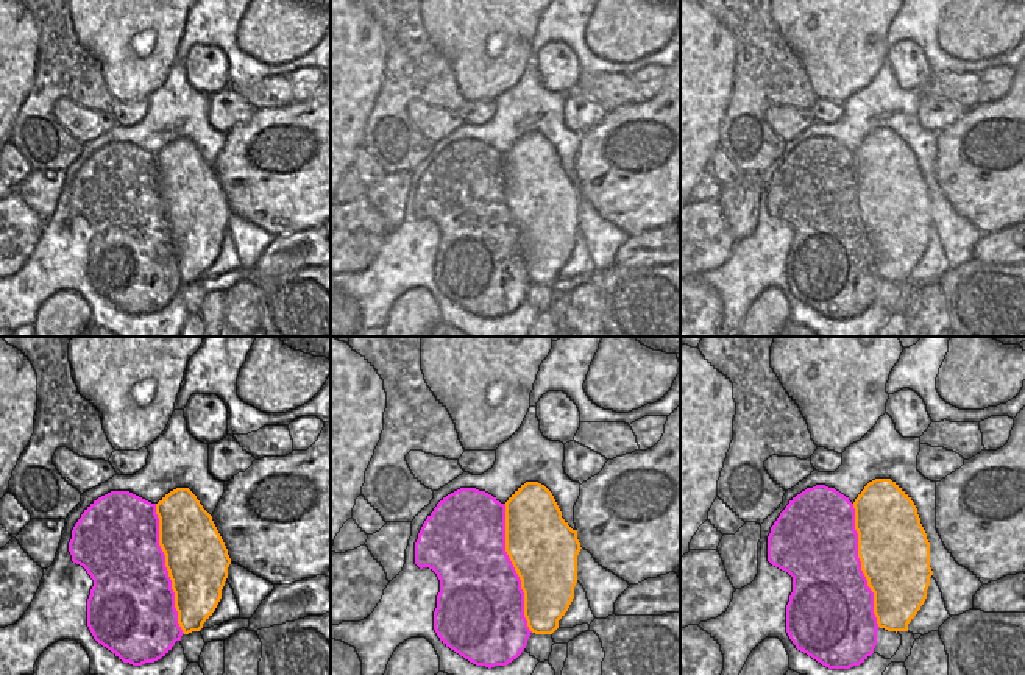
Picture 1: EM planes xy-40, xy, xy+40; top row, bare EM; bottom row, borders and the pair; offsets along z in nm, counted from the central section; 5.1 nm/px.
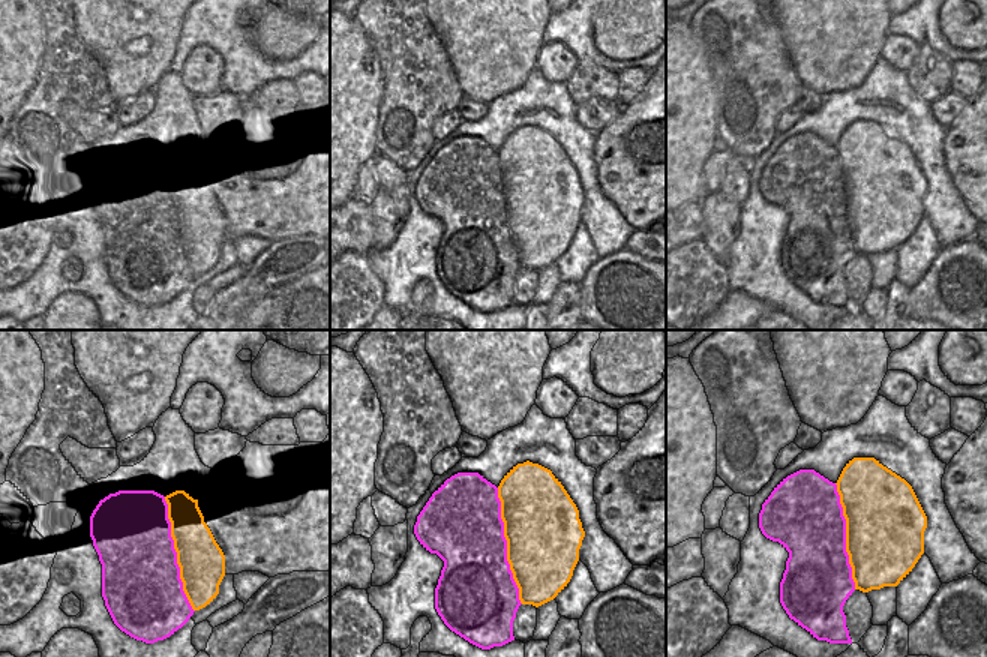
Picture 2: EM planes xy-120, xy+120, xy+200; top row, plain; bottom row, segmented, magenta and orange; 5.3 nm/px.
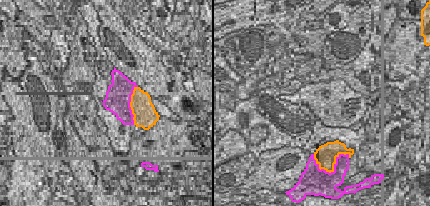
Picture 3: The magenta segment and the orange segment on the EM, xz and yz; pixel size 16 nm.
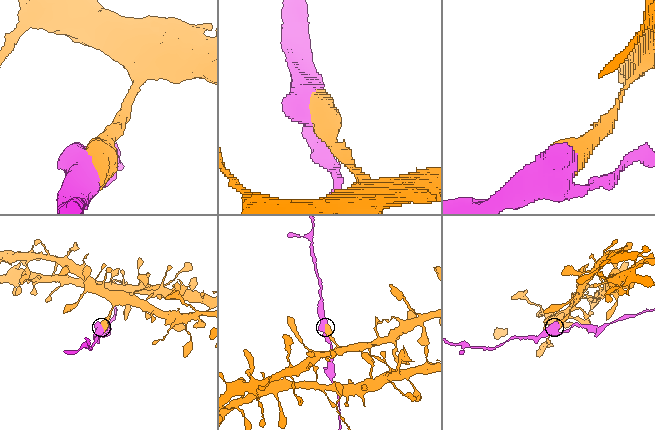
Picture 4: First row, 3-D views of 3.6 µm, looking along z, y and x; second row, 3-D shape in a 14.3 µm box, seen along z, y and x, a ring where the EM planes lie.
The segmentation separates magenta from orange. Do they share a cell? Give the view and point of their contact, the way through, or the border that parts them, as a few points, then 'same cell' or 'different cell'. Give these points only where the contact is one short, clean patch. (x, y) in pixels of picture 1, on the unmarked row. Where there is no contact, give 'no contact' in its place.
meets magenta in xy-40 at (166, 220); different cell

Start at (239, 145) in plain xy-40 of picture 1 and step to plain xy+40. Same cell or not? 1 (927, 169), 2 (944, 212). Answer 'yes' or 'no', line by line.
1: no
2: no

